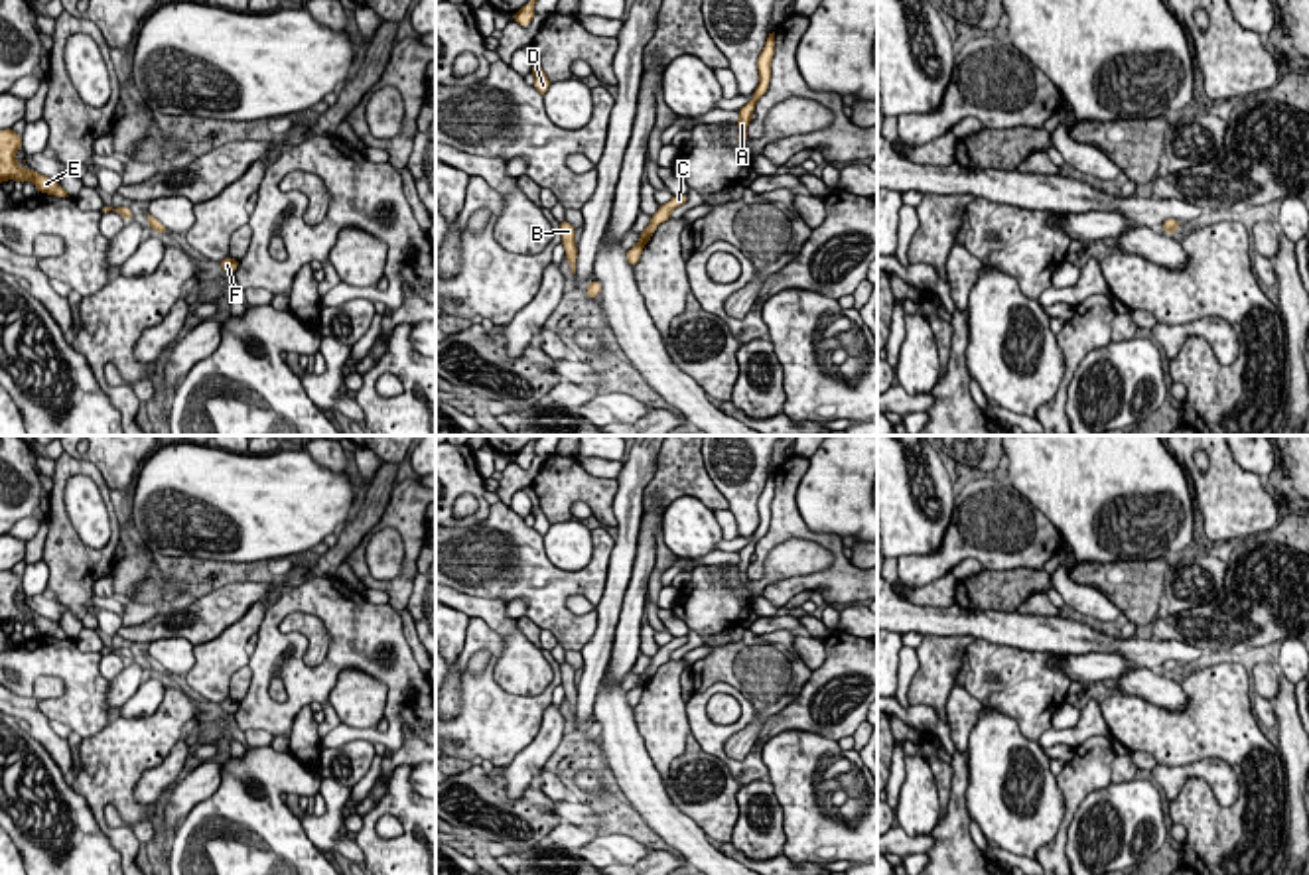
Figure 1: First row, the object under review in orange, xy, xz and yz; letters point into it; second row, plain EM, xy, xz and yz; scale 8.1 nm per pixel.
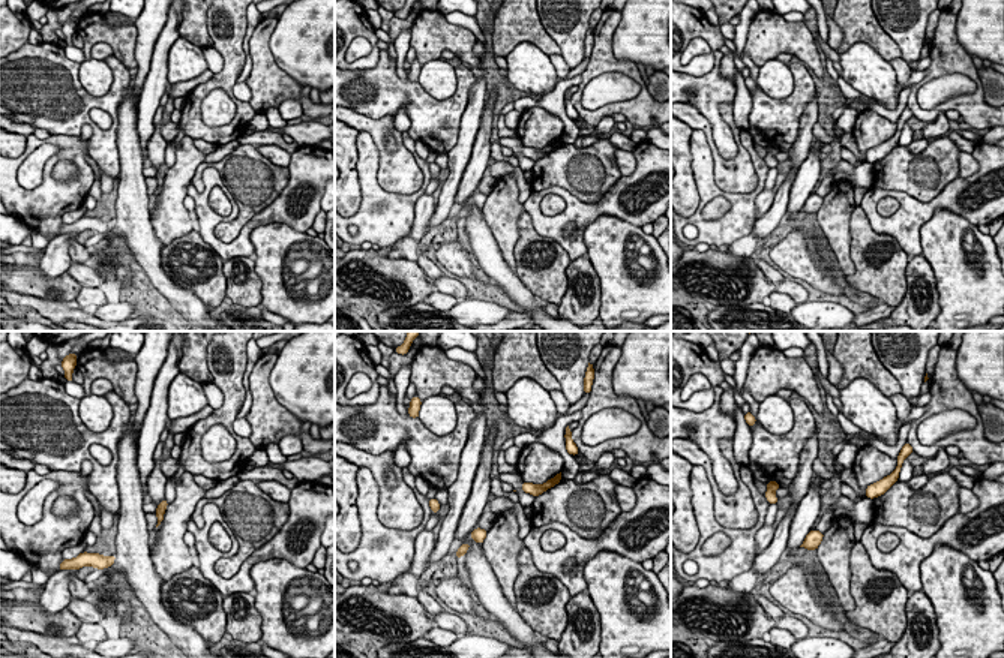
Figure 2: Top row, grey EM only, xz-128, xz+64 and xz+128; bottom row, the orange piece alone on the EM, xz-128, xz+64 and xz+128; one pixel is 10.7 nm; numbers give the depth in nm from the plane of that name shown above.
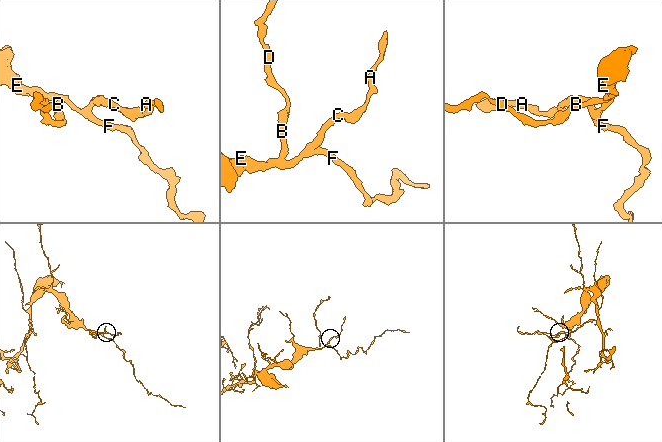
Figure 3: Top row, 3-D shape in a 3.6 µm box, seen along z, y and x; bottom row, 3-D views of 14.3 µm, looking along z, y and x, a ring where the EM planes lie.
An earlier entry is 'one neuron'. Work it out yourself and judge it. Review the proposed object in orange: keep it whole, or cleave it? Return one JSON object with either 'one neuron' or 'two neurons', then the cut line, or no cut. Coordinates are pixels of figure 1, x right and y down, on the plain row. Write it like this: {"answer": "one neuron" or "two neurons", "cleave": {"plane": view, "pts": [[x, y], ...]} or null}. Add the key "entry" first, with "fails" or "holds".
{"entry": "holds", "answer": "one neuron", "cleave": null}

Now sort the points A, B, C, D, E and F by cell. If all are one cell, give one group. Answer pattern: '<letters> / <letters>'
A B C D E F

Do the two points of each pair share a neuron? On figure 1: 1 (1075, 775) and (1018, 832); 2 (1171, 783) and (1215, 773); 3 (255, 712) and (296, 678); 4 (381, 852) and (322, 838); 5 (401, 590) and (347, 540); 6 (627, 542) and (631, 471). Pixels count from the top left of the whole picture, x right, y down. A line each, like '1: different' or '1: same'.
1: different
2: same
3: same
4: different
5: different
6: same

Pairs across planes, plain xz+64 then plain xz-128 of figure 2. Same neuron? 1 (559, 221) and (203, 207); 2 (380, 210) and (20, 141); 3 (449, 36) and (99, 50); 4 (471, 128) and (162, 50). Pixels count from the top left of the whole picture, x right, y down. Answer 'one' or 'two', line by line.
1: one
2: two
3: two
4: two

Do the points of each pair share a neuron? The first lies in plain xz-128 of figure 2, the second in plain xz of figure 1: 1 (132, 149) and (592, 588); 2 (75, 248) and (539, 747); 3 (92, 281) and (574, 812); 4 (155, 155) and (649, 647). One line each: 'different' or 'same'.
1: different
2: different
3: same
4: same

